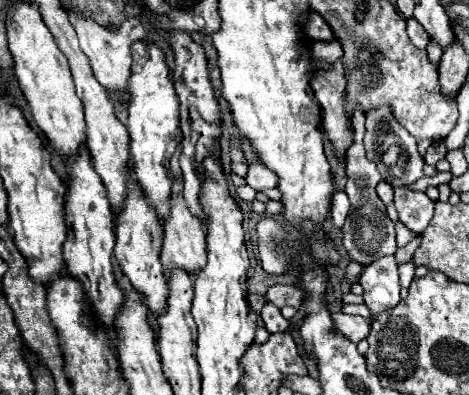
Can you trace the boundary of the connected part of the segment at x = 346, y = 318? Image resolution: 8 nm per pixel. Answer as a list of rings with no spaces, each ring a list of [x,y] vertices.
[[[334,312],[332,322],[334,322],[336,332],[346,336],[354,344],[364,340],[368,336],[368,332],[370,332],[370,324],[362,316],[350,316],[350,314],[344,314],[344,312]]]

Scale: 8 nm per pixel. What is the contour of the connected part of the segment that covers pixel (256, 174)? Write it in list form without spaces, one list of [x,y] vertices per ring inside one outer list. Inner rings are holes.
[[[250,164],[248,174],[246,174],[246,184],[254,190],[266,190],[266,188],[276,188],[278,176],[264,164]]]

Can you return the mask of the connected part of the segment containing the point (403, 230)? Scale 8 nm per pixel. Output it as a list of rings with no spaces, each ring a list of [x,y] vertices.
[[[396,222],[396,242],[398,242],[398,246],[406,246],[414,236],[416,234],[410,232],[402,222]]]

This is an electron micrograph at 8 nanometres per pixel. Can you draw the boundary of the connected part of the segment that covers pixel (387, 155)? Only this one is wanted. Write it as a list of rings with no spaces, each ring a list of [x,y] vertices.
[[[378,108],[368,112],[366,118],[366,136],[364,136],[364,144],[366,144],[366,156],[368,160],[372,160],[380,174],[382,180],[386,180],[388,184],[396,186],[406,186],[416,182],[418,178],[424,176],[422,166],[424,166],[424,158],[418,154],[416,150],[416,140],[412,134],[408,134],[408,130],[404,130],[392,116],[392,112],[388,108]]]

